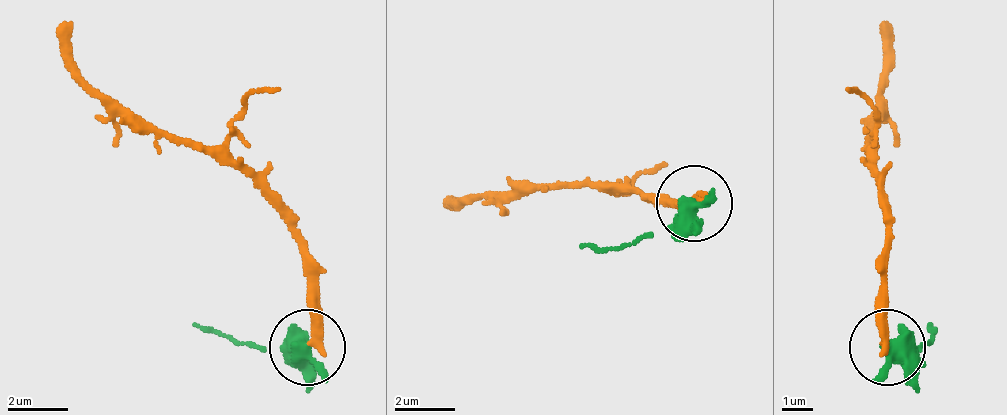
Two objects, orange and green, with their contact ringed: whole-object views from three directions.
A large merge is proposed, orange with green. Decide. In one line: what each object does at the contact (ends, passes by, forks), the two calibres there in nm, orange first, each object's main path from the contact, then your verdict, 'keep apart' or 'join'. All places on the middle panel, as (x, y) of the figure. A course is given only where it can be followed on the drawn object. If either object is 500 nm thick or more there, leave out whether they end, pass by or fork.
calibres 340 and 500 nm; course orange (696, 201), (529, 186), (453, 201); course green (696, 201), (627, 246), (582, 246); keep apart

